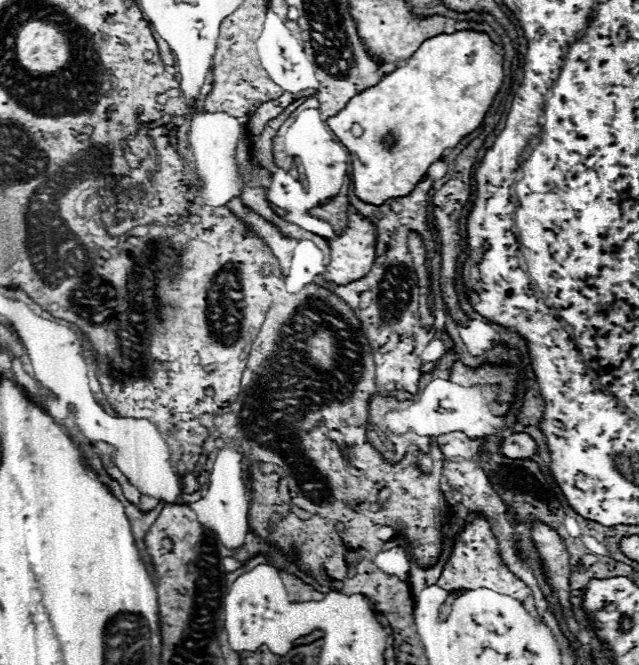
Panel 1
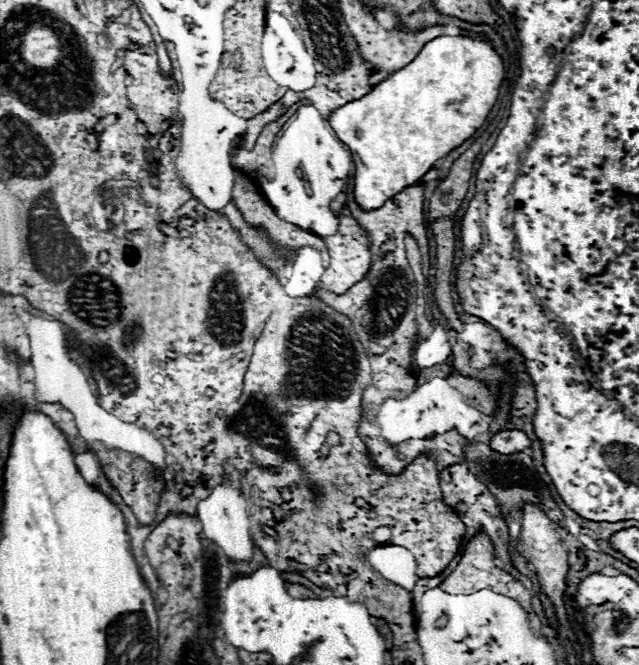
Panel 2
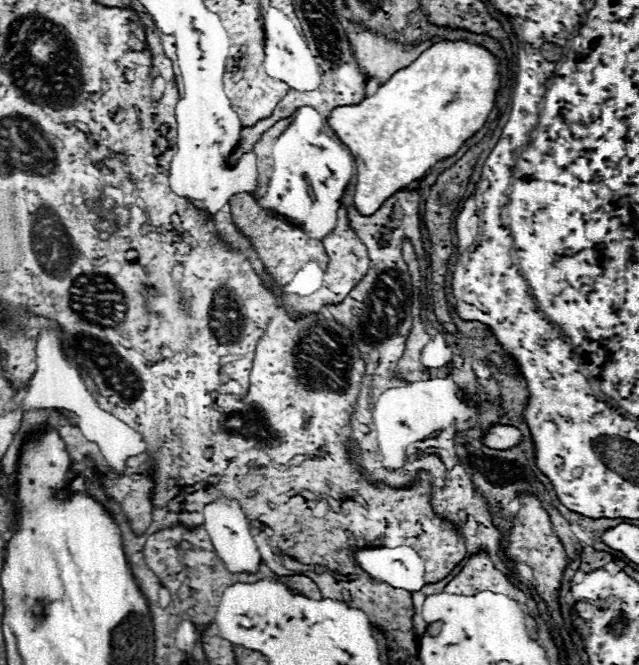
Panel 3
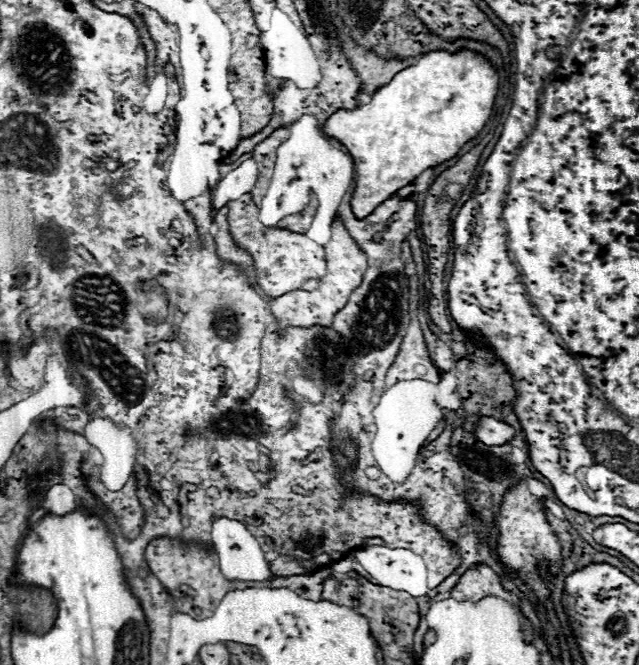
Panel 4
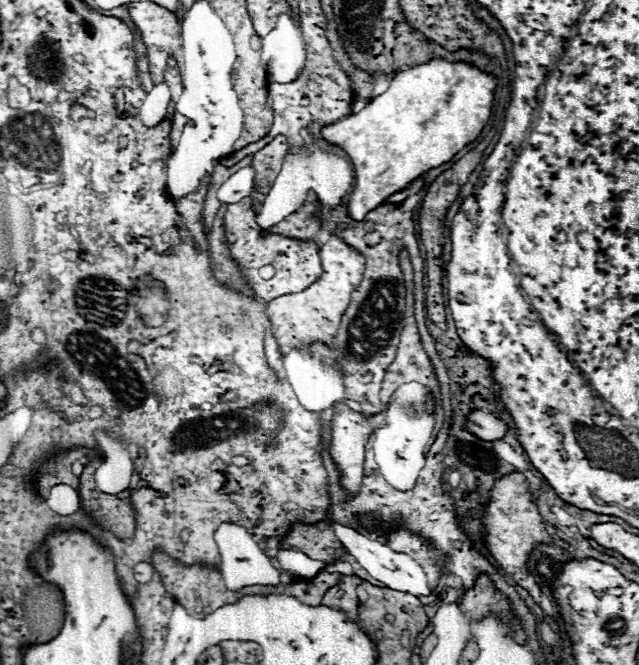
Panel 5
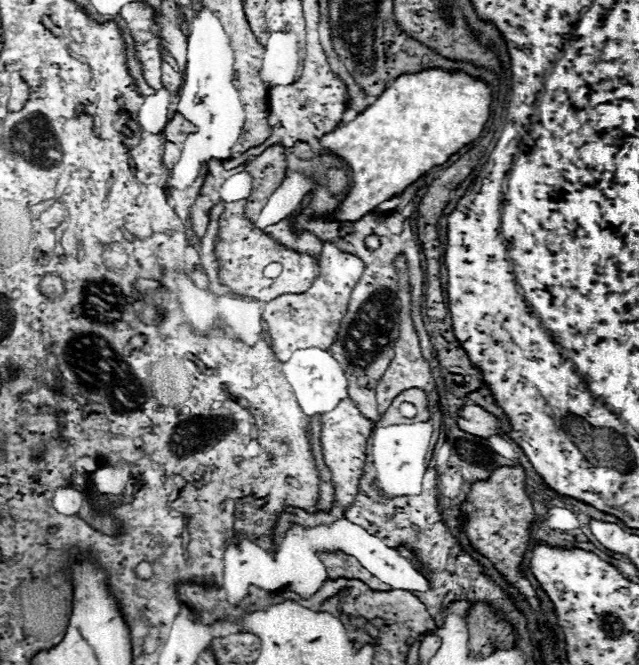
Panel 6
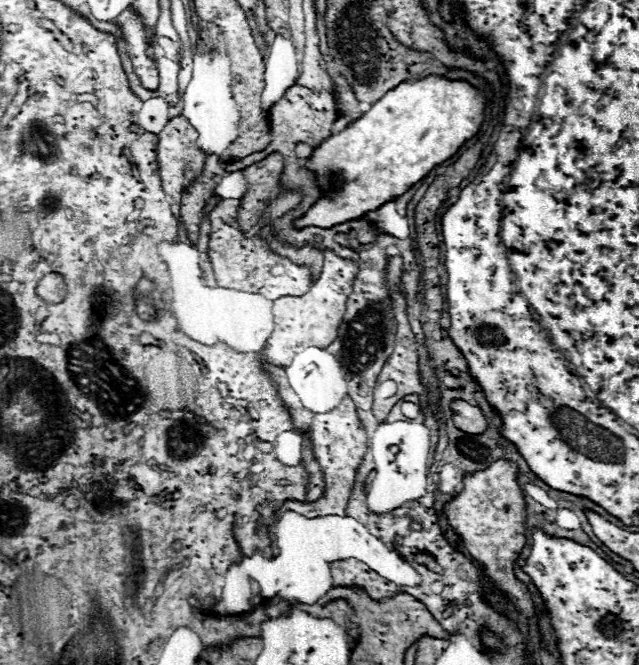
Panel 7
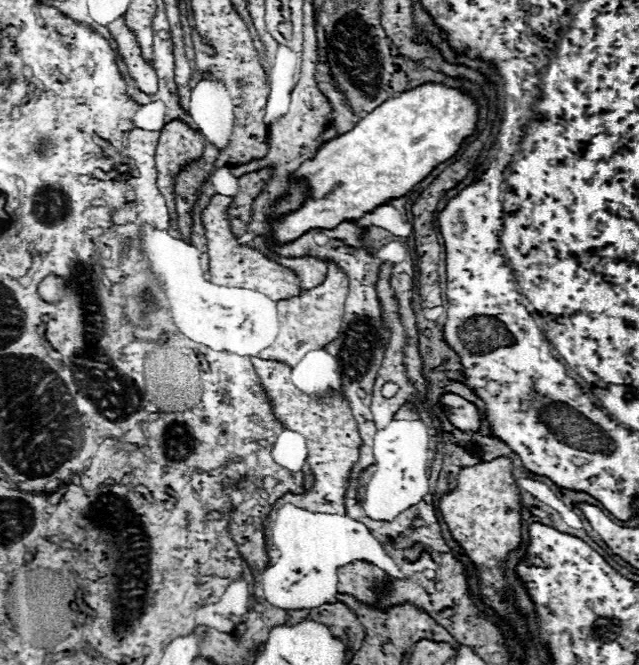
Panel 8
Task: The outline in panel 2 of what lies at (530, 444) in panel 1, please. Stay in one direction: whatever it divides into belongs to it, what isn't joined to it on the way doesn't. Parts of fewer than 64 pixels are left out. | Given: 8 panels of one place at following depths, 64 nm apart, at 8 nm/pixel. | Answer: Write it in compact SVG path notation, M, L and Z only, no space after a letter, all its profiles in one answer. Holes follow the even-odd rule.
M506 430L492 438L490 448L496 448L496 452L526 452L530 448L530 438L520 430Z

